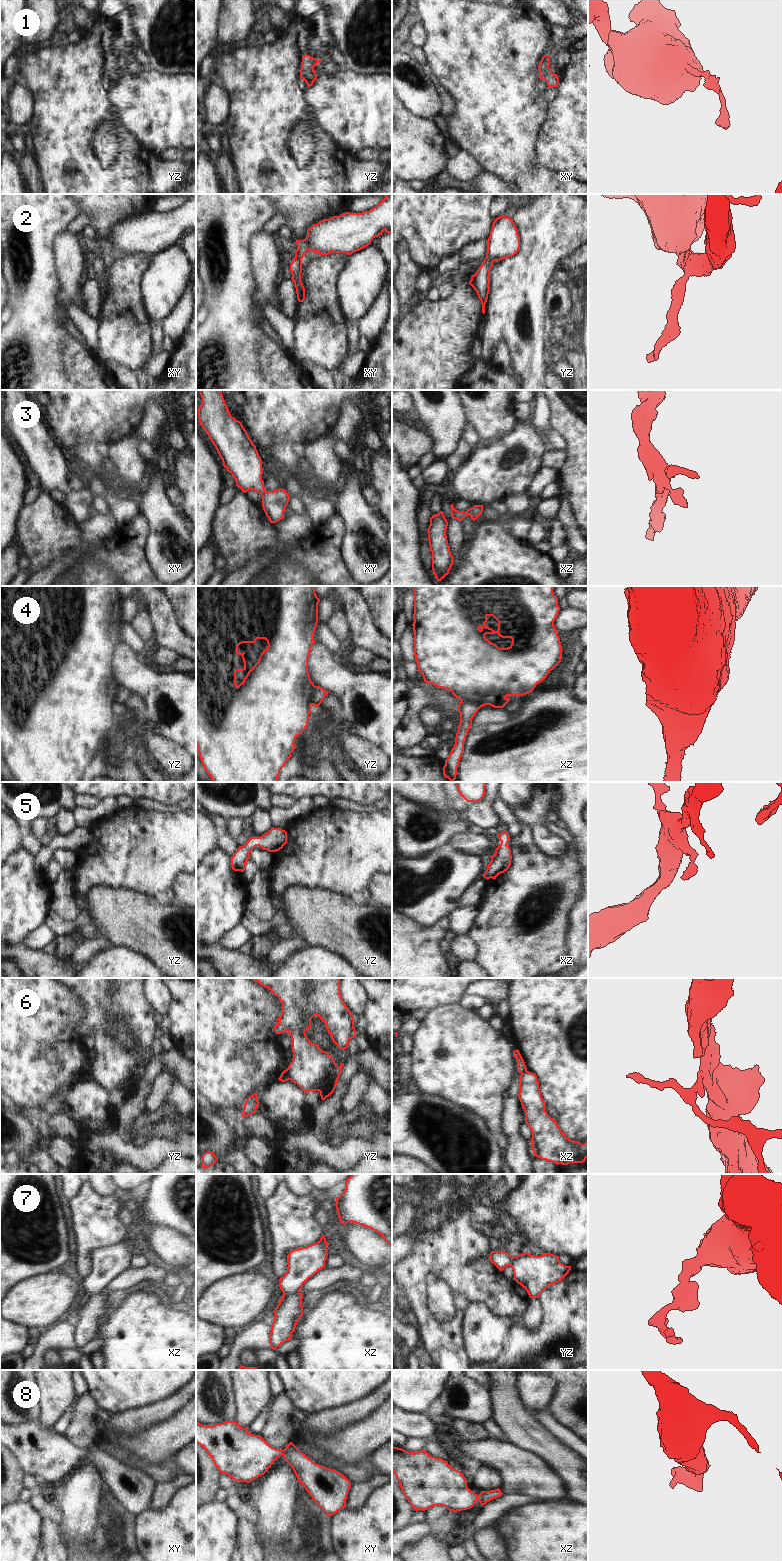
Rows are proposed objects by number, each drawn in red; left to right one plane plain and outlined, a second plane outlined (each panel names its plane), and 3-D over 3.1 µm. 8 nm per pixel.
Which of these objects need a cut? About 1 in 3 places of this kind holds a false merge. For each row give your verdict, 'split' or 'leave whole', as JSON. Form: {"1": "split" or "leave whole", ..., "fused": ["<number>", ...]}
{"1": "split", "2": "leave whole", "3": "leave whole", "4": "split", "5": "leave whole", "6": "split", "7": "leave whole", "8": "leave whole", "fused": ["1", "4", "6"]}

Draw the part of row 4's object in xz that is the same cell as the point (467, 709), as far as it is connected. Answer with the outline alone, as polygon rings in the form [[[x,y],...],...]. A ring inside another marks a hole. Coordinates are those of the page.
[[[461,701],[458,705],[457,711],[460,713],[460,724],[458,725],[454,747],[445,760],[443,767],[443,775],[450,781],[456,779],[459,761],[464,752],[466,736],[472,725],[472,719],[480,708],[481,706],[479,704],[470,701]]]

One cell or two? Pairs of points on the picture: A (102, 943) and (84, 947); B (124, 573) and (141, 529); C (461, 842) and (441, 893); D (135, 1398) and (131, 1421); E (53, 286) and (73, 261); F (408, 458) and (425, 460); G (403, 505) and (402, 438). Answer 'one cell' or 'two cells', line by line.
A: one cell
B: one cell
C: two cells
D: two cells
E: two cells
F: two cells
G: two cells

